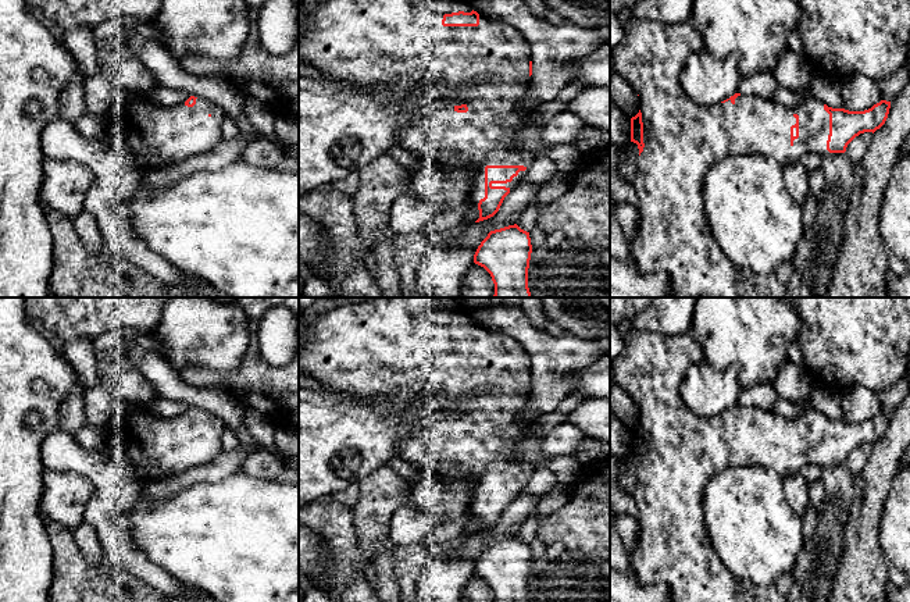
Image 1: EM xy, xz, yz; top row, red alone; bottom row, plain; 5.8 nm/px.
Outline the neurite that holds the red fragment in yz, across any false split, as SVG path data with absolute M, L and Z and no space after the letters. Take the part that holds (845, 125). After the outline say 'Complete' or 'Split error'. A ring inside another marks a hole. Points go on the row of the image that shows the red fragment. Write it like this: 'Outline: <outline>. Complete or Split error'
Outline: M629 18L624 24L622 39L620 43L613 47L613 61L614 61L614 72L622 76L628 85L638 93L639 96L639 113L631 118L631 142L638 145L639 149L639 163L638 163L638 175L634 181L634 188L638 196L638 211L639 211L639 225L638 231L631 247L632 260L635 261L639 271L643 274L654 274L654 272L665 272L670 279L670 298L741 298L736 288L736 271L738 267L728 259L728 256L721 250L717 241L711 235L711 229L709 227L706 211L703 207L703 184L707 171L718 161L724 160L729 156L739 154L764 154L774 157L782 167L795 164L800 161L800 157L807 153L817 153L822 158L834 156L836 153L845 153L847 145L860 133L864 132L875 132L879 129L889 114L891 101L881 100L874 104L871 108L864 111L849 111L845 108L832 108L820 101L817 97L809 95L803 101L797 106L784 106L777 103L774 99L763 99L757 96L742 96L741 93L735 93L729 99L715 104L715 106L697 106L693 103L684 92L679 85L679 75L685 65L686 58L704 49L703 38L695 25L689 22L681 24L663 24L663 22L652 22L647 19Z. Split error

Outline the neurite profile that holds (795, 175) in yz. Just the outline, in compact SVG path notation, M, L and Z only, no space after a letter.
M800 161L784 167L784 182L788 192L799 206L804 203L804 199L810 192L807 174L809 170Z

